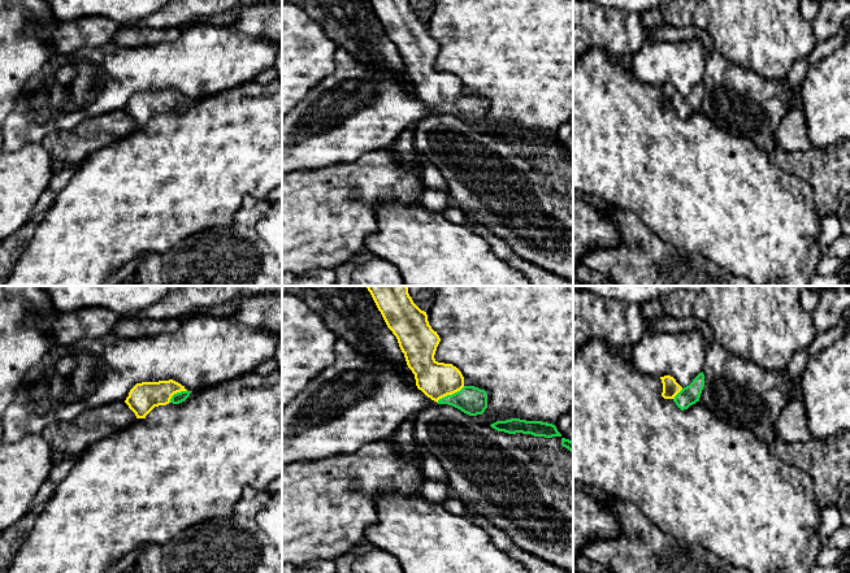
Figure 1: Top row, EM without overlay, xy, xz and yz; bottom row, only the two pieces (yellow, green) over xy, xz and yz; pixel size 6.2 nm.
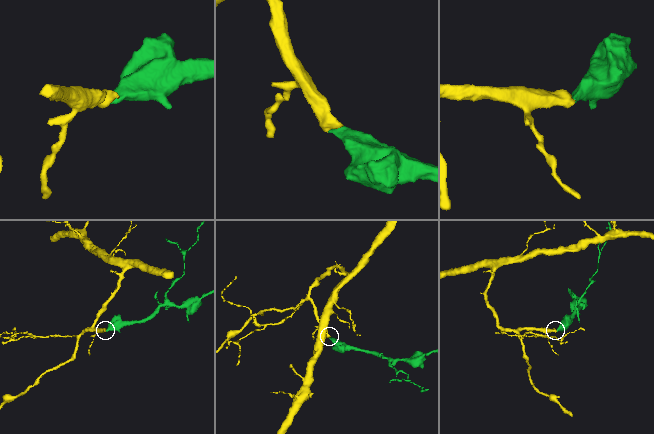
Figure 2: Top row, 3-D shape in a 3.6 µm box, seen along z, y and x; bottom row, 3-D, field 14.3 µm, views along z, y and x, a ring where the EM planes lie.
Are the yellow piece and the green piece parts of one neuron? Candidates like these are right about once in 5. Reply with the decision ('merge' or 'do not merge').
merge

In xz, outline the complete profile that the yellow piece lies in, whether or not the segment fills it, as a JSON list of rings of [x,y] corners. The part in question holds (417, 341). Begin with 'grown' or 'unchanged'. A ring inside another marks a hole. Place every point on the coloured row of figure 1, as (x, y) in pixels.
grown; [[[367,286],[387,327],[396,337],[416,386],[438,404],[452,405],[469,416],[482,414],[487,394],[465,386],[461,372],[452,364],[434,359],[441,342],[431,329],[426,312],[408,294],[407,286]]]

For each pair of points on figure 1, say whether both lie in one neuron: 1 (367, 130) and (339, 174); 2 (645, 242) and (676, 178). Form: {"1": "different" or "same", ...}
{"1": "different", "2": "different"}

